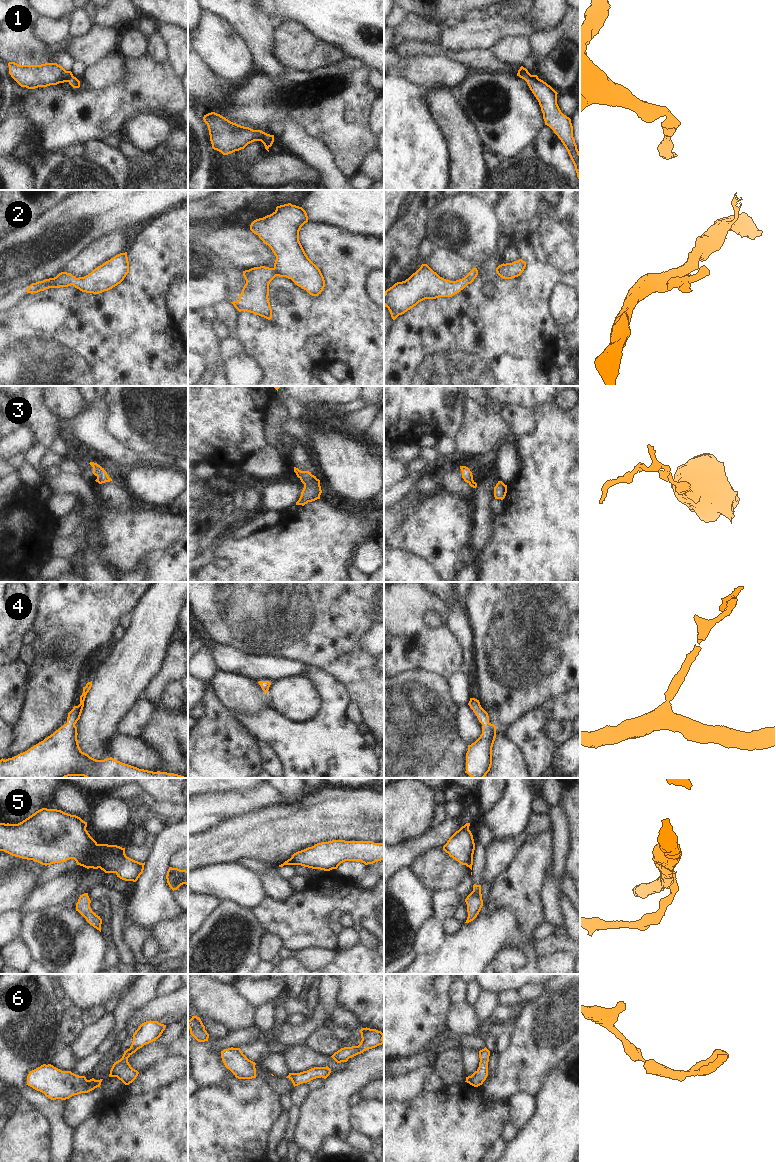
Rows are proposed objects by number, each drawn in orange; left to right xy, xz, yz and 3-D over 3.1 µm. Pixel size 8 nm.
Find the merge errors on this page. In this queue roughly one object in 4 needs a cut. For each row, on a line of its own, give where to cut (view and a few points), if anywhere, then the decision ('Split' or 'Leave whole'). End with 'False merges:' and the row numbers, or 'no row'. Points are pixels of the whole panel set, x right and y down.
1: No split. Leave whole
2: No split. Leave whole
3: No split. Leave whole
4: No split. Leave whole
5: Split along xy (85, 866), (88, 868). Split
6: No split. Leave whole
False merges: 5.

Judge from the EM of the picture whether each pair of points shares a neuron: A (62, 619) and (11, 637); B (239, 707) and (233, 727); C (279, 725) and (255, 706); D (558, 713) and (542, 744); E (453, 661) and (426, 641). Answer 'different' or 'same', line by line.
A: different
B: different
C: different
D: different
E: same

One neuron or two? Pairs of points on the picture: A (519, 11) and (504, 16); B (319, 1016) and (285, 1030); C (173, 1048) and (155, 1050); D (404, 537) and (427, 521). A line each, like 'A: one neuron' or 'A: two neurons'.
A: one neuron
B: one neuron
C: one neuron
D: one neuron

